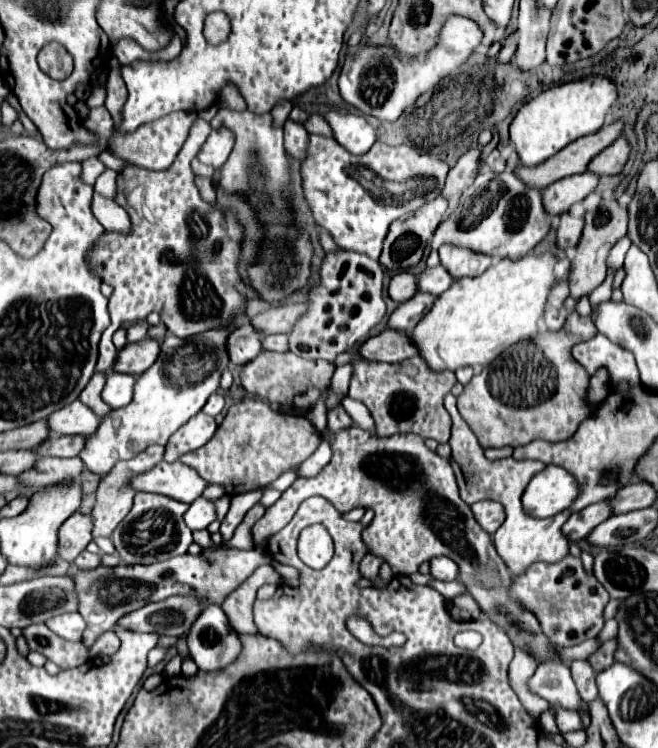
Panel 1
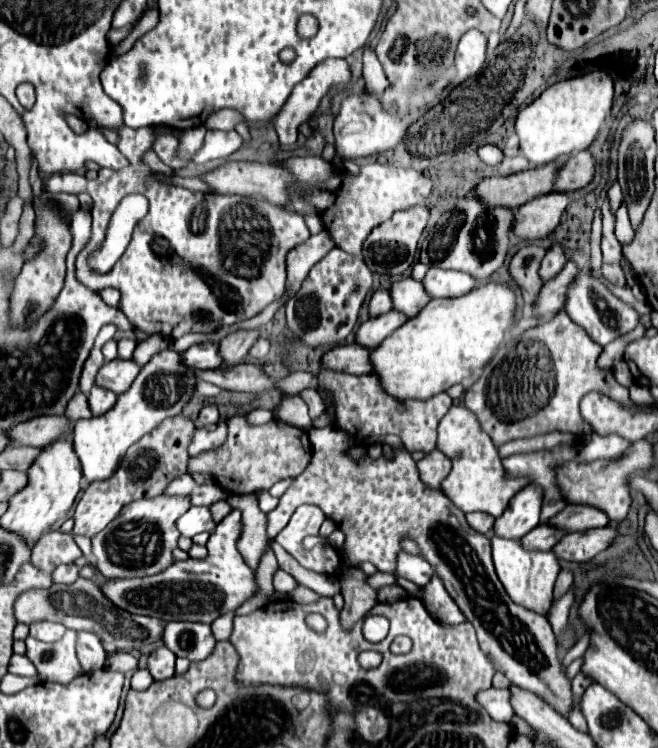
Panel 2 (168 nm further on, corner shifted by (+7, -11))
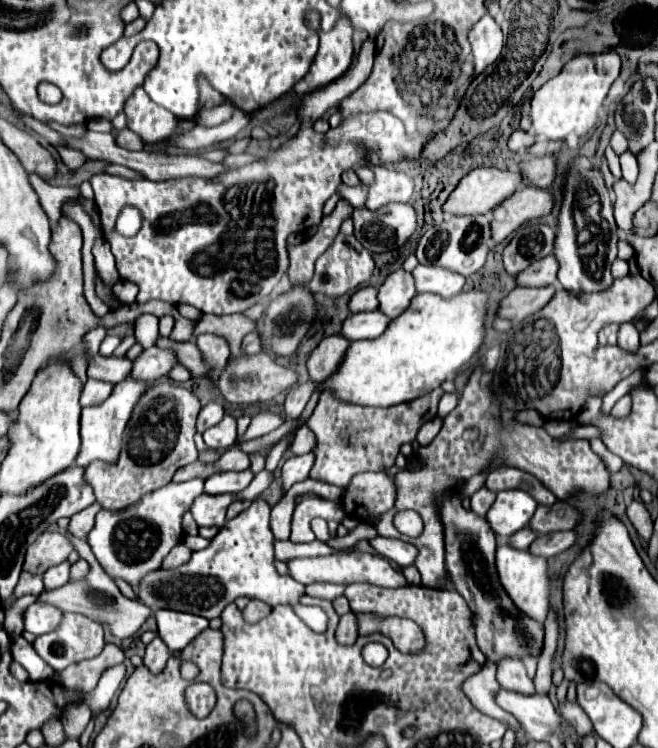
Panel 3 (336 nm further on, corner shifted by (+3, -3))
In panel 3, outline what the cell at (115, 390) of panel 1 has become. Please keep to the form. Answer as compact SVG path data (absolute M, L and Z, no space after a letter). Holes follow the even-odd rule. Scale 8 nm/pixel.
M88 378L86 384L84 384L84 390L82 390L82 396L80 396L80 404L82 404L82 406L102 404L102 400L108 398L108 394L112 392L112 388L114 388L114 386L108 384L108 382Z

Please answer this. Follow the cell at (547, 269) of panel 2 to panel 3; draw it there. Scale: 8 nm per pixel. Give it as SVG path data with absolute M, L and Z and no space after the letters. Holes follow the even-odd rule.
M550 254L536 264L530 264L526 270L516 274L516 286L530 286L530 288L540 288L540 286L556 286L556 272L558 272L558 262Z

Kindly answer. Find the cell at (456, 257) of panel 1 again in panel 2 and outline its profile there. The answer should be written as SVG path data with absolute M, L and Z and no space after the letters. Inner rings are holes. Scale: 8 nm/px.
M432 266L422 282L434 298L454 298L476 288L476 280L470 274L458 270L444 270L438 266Z

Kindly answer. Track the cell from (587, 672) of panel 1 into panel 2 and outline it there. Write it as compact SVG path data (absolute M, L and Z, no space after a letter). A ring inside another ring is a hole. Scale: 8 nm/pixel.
M576 700L574 706L568 710L566 718L570 720L570 724L572 724L574 728L578 728L580 732L586 732L586 720L584 720L584 714L582 714L582 710L580 710L580 702L578 702L578 700Z

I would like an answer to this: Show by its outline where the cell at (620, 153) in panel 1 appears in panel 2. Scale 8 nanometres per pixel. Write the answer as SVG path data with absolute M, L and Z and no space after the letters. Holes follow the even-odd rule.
M584 150L576 152L574 156L568 158L568 164L560 168L560 180L556 182L558 192L574 192L580 188L586 188L592 184L596 172L596 158Z

